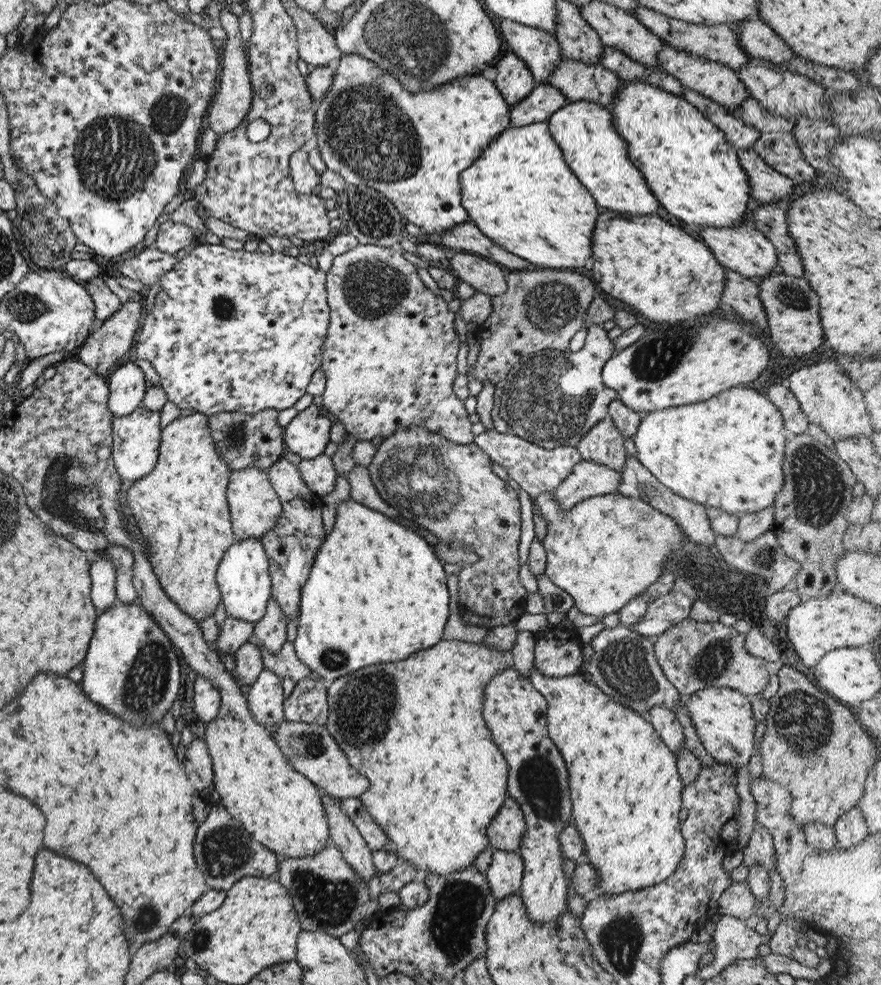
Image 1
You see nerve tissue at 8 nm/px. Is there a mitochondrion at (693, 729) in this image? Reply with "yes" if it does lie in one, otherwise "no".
no

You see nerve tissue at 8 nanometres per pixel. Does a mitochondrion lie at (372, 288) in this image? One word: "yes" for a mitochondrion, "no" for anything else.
yes

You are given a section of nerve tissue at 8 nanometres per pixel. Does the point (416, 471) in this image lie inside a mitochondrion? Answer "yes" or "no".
yes

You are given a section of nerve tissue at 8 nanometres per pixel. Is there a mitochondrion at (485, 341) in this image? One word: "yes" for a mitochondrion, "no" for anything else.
no

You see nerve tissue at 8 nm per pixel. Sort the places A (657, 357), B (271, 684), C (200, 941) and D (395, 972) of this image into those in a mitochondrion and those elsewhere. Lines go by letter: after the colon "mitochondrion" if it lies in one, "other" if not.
A: mitochondrion
B: other
C: mitochondrion
D: other

